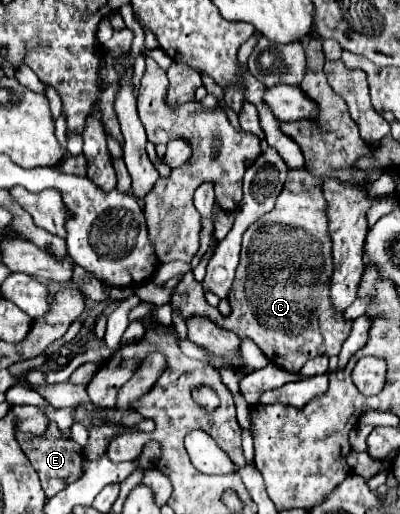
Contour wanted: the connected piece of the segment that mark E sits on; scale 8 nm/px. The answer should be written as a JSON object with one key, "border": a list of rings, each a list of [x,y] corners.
{"border":[[[54,421],[49,423],[47,436],[35,436],[33,442],[27,440],[21,446],[21,450],[25,452],[25,456],[33,464],[35,472],[39,474],[39,480],[41,480],[41,486],[43,486],[43,492],[47,498],[53,498],[57,492],[61,492],[65,486],[77,481],[77,478],[82,475],[83,448],[73,440],[63,440],[57,423]]]}

